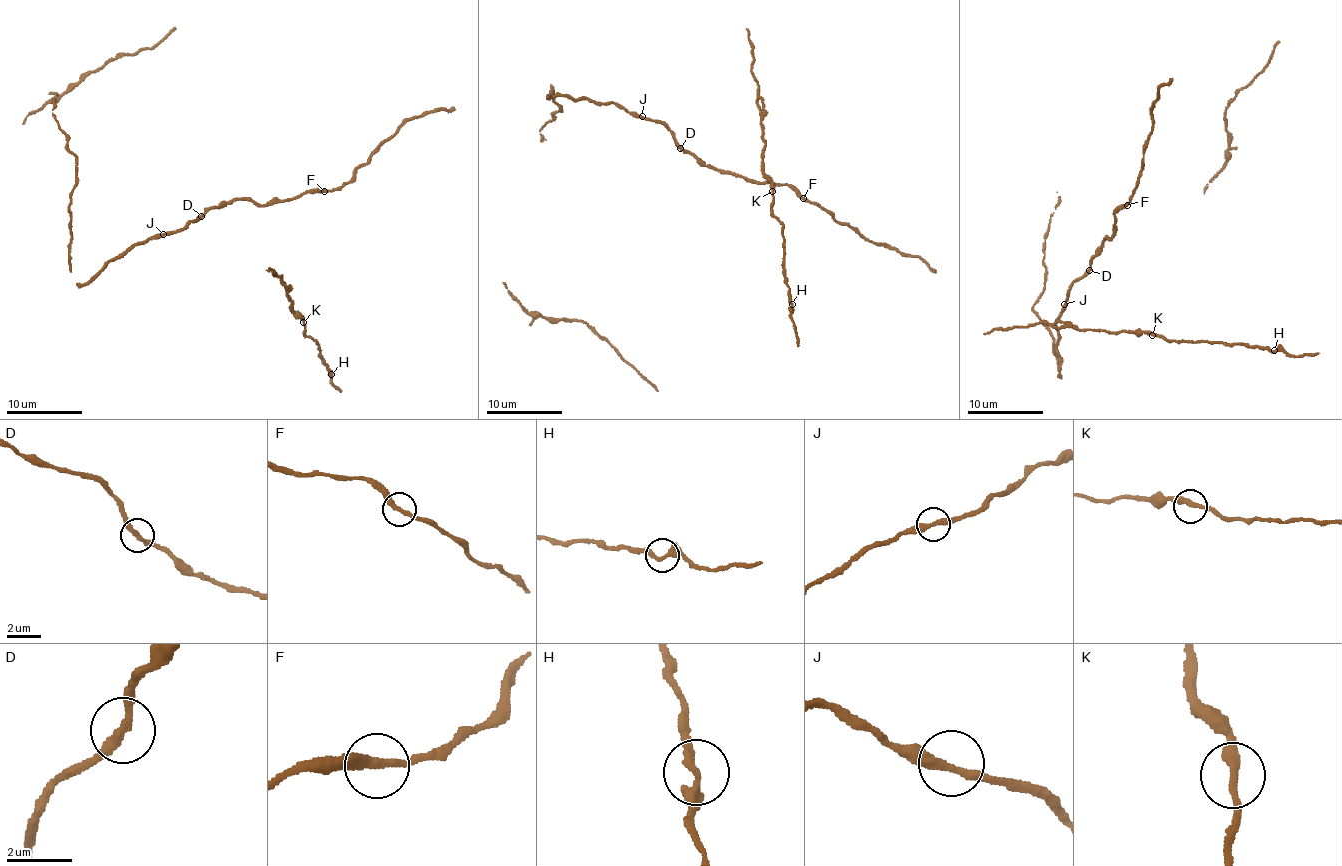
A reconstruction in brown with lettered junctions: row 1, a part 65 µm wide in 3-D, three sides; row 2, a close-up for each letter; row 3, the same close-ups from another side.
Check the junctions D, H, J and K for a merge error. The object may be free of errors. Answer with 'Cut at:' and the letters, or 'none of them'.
Cut at: none of them

